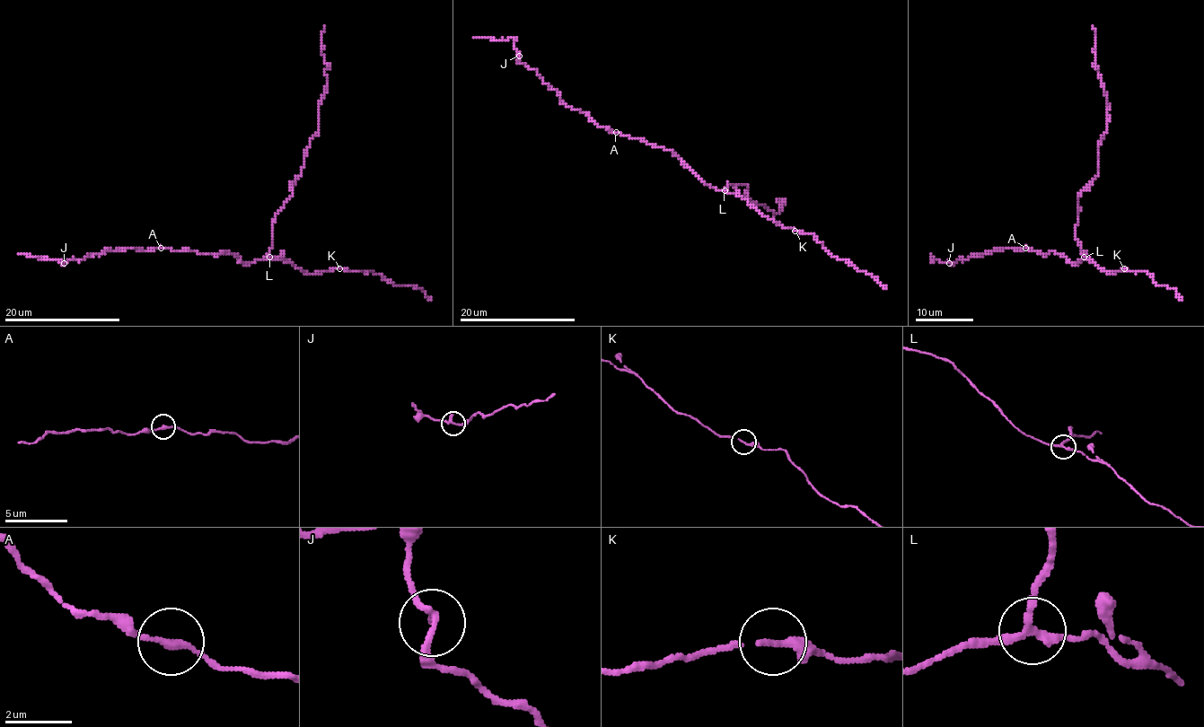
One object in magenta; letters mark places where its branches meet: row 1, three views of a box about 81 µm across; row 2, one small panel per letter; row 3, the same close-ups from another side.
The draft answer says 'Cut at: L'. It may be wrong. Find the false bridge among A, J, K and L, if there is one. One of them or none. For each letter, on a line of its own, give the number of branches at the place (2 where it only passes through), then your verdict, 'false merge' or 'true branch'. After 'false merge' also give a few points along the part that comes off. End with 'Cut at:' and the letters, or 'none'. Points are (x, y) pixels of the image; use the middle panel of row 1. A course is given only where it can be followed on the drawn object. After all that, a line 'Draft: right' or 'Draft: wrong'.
A: 2 branches meet; true branch
J: 2 branches meet; true branch
K: 2 branches meet; true branch
L: 3 branches meet; false merge; foreign part runs (724, 191), (726, 182), (744, 184), (747, 196), (773, 215), (783, 208), (782, 203), (777, 203), (778, 198)
Cut at: L
Draft: right

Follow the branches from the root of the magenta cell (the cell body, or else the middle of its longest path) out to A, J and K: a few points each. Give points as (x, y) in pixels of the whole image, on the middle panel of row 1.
A: (699, 178), (671, 151), (616, 132)
J: (699, 178), (671, 151), (610, 132), (600, 127), (584, 113), (568, 108), (535, 70), (519, 61), (519, 56)
K: (699, 178), (716, 189), (744, 198), (763, 215), (795, 230)

